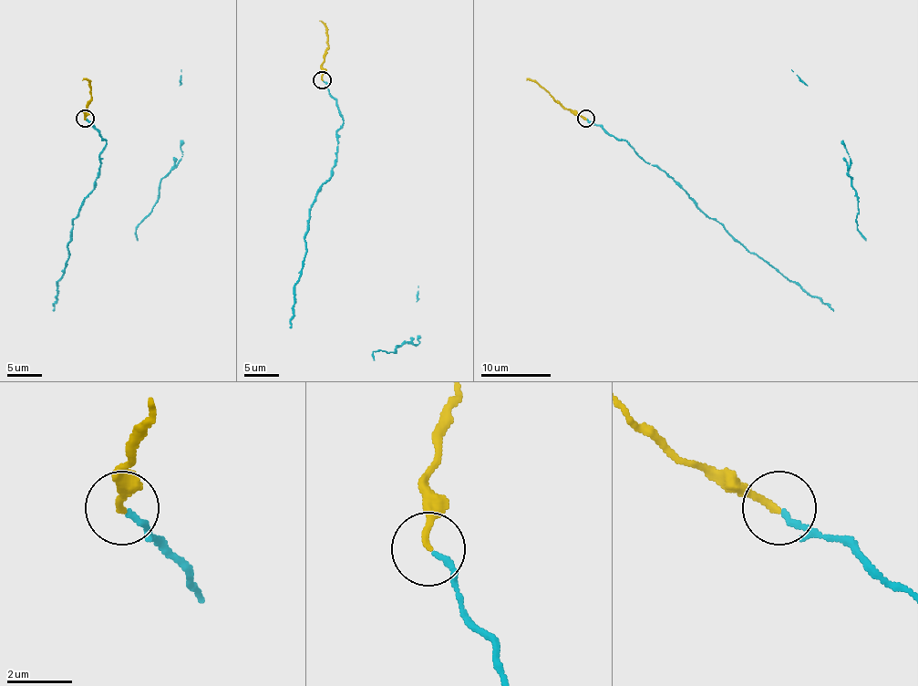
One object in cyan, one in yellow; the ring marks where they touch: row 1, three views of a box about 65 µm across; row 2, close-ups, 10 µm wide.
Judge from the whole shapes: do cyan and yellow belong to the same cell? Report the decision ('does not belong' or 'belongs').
belongs

